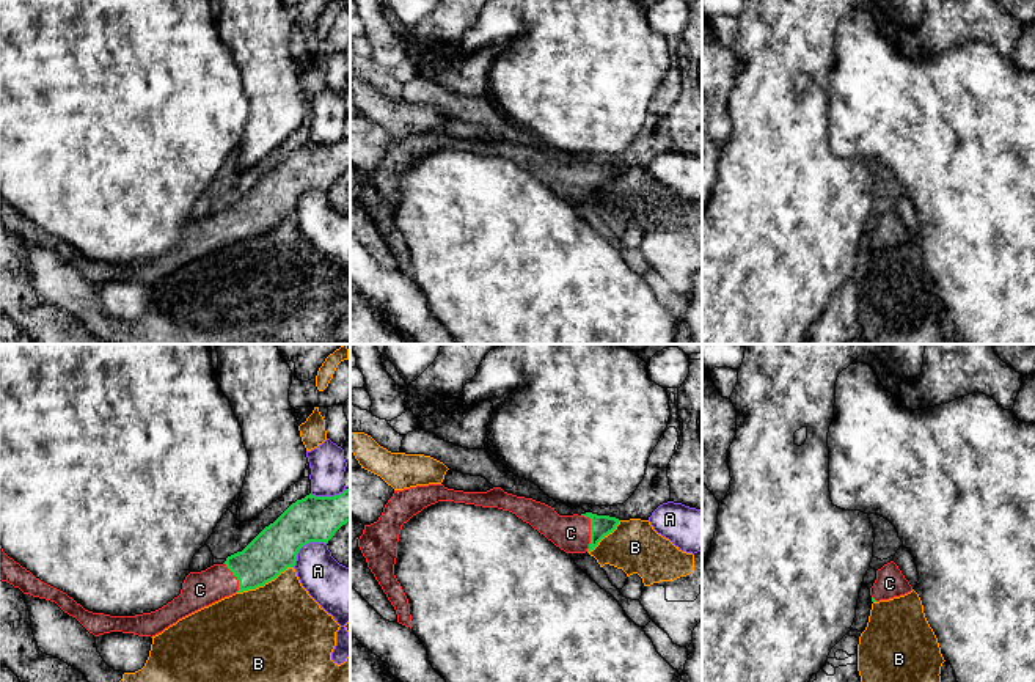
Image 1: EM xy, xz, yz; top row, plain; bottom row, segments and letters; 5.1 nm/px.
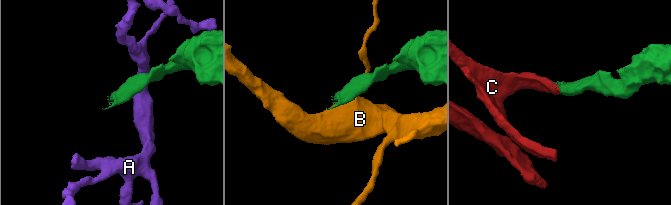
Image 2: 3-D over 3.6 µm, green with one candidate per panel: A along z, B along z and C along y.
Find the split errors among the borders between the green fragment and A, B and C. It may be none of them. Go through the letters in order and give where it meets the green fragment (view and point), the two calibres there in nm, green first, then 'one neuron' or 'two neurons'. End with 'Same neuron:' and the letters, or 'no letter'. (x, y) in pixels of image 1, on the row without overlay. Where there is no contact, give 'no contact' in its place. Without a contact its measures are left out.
A: xy (303, 192) | 240/220 nm | two neurons
B: xy (264, 231) | 220/480 nm | two neurons
C: xz (591, 179) | 110/190 nm | one neuron
Same neuron: C

